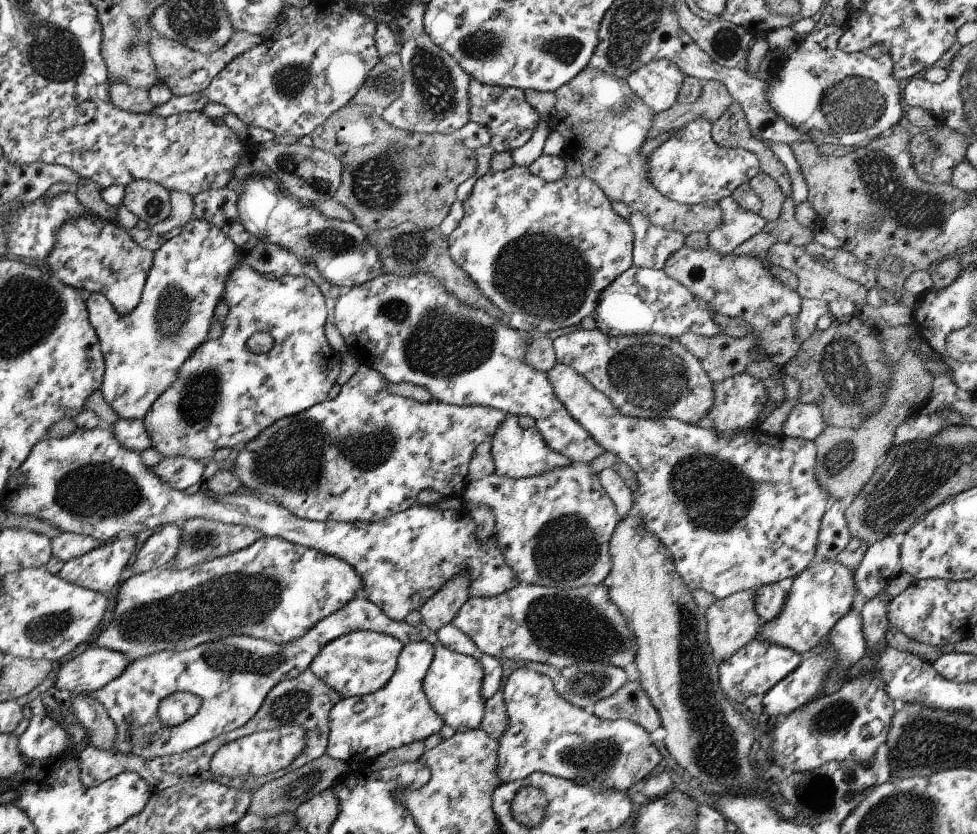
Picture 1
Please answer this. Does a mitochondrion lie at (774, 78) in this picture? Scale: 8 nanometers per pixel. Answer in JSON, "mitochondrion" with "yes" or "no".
{"mitochondrion":"no"}

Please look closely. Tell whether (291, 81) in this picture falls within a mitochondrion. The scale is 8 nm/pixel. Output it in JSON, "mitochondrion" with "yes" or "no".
{"mitochondrion":"yes"}

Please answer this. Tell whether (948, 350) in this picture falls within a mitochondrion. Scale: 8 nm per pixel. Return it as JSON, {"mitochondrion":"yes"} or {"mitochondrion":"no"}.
{"mitochondrion":"no"}

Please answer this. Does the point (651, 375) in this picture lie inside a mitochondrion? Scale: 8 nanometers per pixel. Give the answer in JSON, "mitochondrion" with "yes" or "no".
{"mitochondrion":"yes"}

